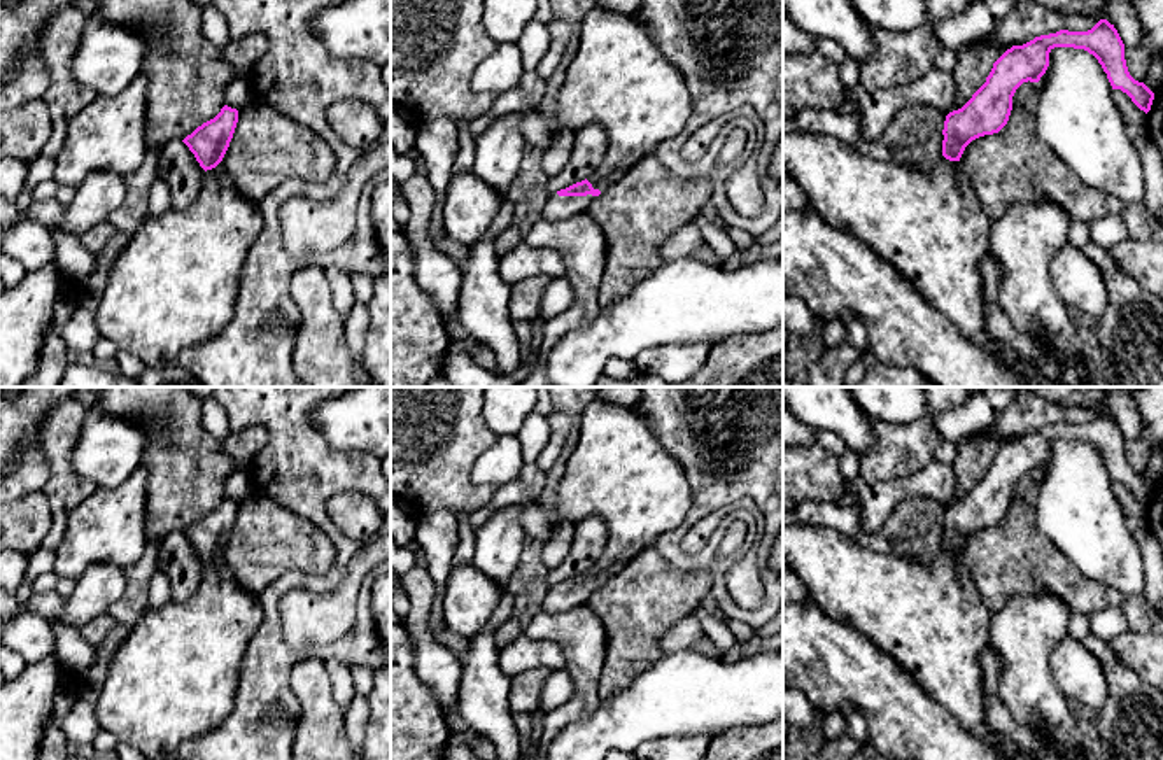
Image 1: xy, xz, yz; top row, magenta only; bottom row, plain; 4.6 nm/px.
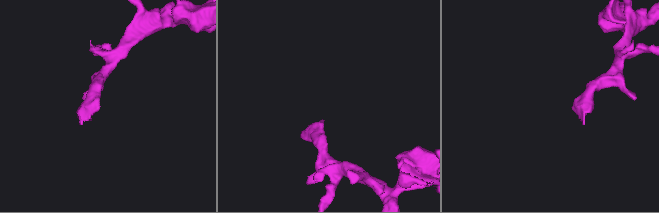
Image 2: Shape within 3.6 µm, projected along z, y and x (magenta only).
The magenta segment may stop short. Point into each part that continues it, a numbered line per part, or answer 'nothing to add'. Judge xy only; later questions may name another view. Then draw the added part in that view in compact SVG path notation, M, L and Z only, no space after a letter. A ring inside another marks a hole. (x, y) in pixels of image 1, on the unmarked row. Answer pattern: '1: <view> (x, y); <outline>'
1: xy (174, 676); M222 557L207 562L198 588L186 601L147 608L114 651L95 700L102 730L138 749L145 760L173 758L184 741L215 730L233 707L243 655L263 620L259 597L236 581Z

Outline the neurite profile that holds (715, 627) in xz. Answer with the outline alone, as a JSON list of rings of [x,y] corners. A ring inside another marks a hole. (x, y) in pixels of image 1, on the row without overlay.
[[[699,608],[694,611],[702,625],[702,630],[716,646],[722,657],[729,657],[737,644],[737,639],[729,630],[727,623],[720,616],[709,615],[706,609]]]

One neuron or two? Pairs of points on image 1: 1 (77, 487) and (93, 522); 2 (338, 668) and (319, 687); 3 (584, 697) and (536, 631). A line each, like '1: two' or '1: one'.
1: two
2: two
3: one

